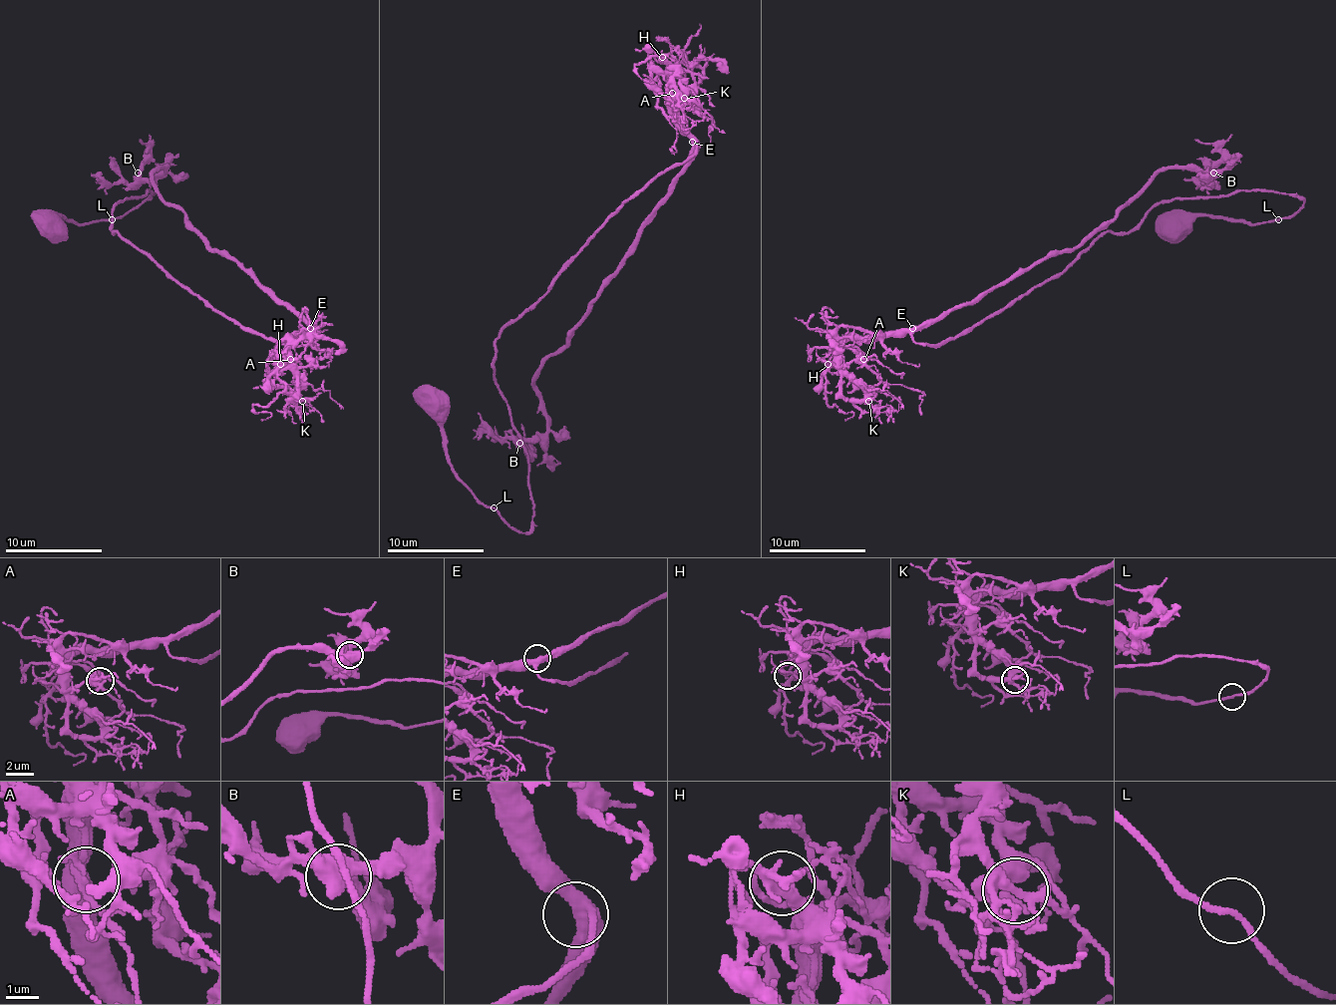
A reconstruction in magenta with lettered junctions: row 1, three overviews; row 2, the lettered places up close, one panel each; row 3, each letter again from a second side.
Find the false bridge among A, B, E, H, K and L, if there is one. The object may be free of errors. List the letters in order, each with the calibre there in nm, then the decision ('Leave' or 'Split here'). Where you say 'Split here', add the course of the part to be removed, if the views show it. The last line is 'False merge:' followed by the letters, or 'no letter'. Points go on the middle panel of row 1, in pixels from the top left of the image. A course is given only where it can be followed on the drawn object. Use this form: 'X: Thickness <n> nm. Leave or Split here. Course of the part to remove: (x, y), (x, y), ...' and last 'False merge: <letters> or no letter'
A: Thickness 200 nm. Leave
B: Thickness 400 nm. Leave
E: Thickness 400 nm. Leave
H: Thickness 240 nm. Leave
K: Thickness 300 nm. Leave
L: Thickness 160 nm. Leave
False merge: no letter

